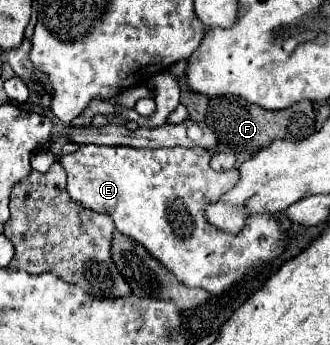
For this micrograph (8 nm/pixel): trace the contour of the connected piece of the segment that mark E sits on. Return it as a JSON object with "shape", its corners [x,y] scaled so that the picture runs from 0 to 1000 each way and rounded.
{"shape":[[[242,420],[224,443],[182,455],[182,472],[206,501],[206,559],[224,583],[279,612],[327,617],[364,675],[430,704],[497,774],[539,803],[539,814],[564,820],[570,832],[612,832],[642,855],[673,855],[721,814],[764,797],[782,774],[818,768],[824,751],[848,745],[867,681],[848,670],[842,641],[818,617],[758,623],[739,670],[721,681],[691,681],[630,652],[618,600],[630,588],[655,588],[673,559],[721,530],[721,490],[661,501],[636,484],[636,455],[642,443],[606,426],[412,432],[382,420]]]}

